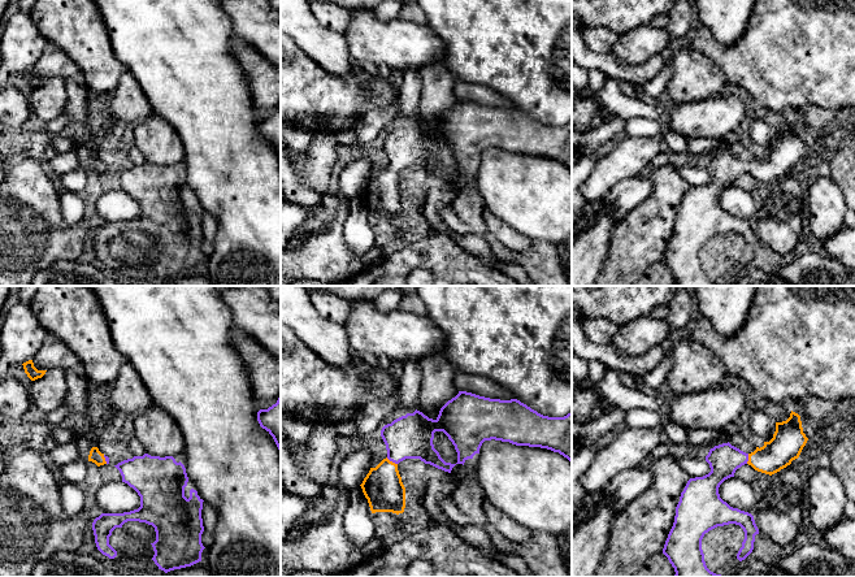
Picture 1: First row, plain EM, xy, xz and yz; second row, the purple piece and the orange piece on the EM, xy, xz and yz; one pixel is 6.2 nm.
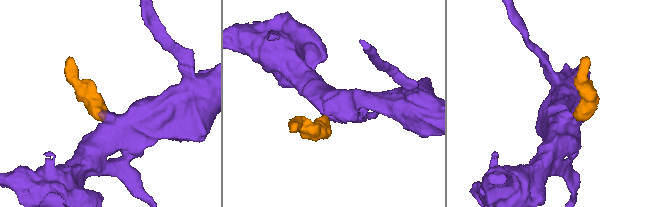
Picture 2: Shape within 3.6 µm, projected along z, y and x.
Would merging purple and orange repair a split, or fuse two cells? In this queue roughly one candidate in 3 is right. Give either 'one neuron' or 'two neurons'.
one neuron

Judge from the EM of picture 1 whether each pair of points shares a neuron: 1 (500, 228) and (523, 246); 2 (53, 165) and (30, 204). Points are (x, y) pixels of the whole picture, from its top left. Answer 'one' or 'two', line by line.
1: one
2: two

